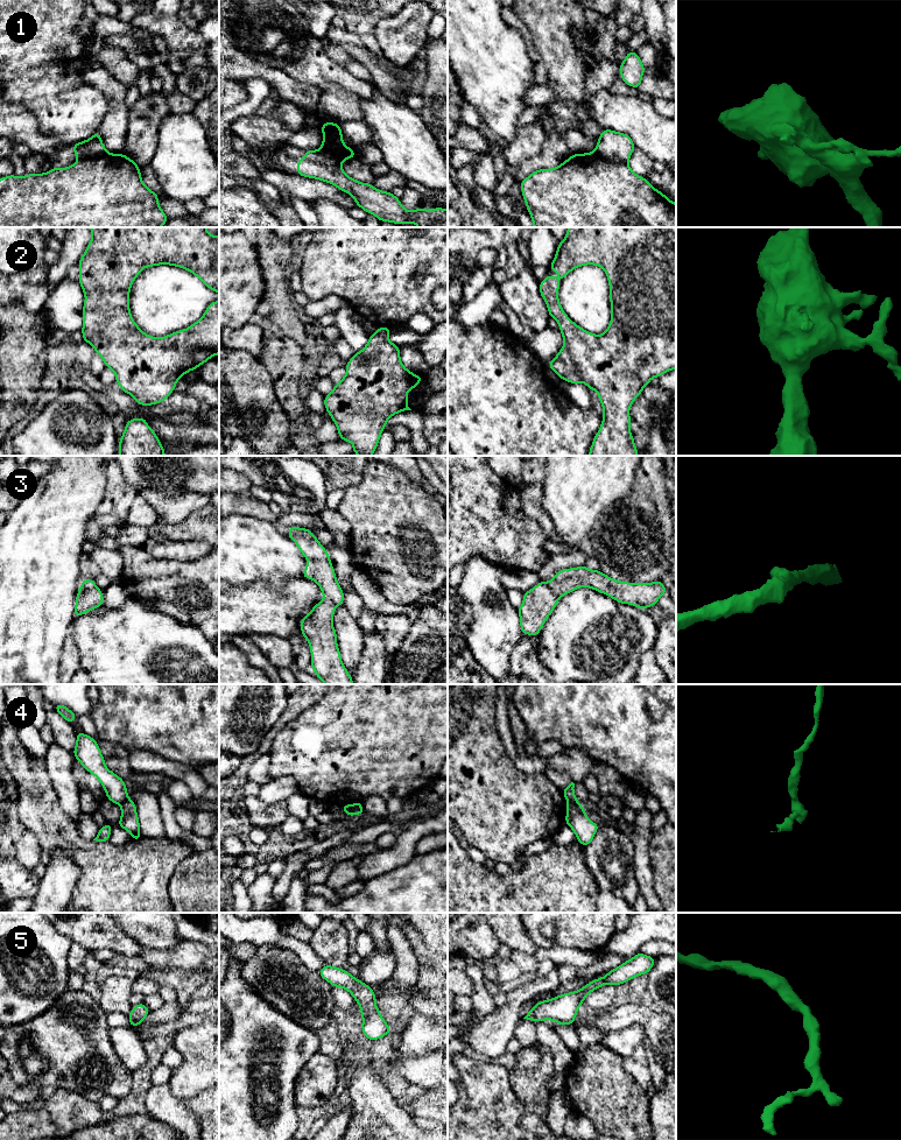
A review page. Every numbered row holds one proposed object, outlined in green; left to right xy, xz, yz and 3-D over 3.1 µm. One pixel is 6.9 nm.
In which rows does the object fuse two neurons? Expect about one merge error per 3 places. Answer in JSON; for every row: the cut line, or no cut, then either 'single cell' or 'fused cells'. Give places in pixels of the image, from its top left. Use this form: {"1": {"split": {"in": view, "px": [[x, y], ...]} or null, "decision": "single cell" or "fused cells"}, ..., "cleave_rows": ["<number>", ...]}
{"1": {"split": {"in": "yz", "px": [[596, 150], [606, 159], [626, 163]]}, "decision": "fused cells"}, "2": {"split": null, "decision": "single cell"}, "3": {"split": null, "decision": "single cell"}, "4": {"split": {"in": "yz", "px": [[568, 801], [578, 803]]}, "decision": "fused cells"}, "5": {"split": null, "decision": "single cell"}, "cleave_rows": ["1", "4"]}

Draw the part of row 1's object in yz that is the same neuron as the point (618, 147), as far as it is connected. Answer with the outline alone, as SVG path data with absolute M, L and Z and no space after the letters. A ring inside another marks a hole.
M612 129L603 131L596 145L596 152L599 155L617 163L627 163L634 149L631 136Z

